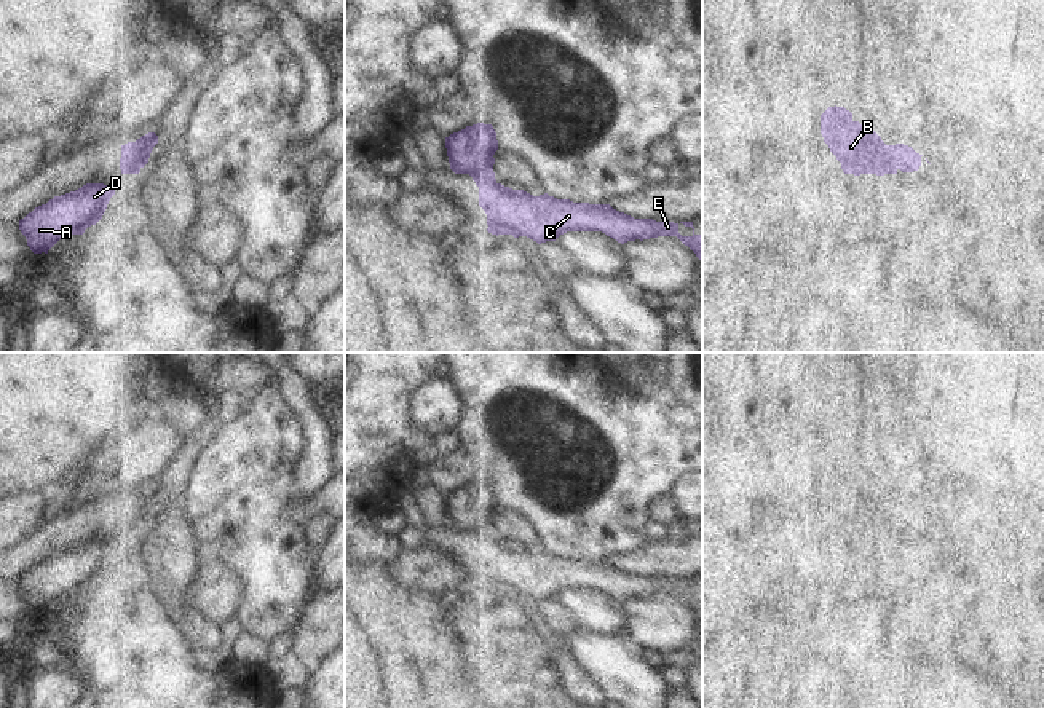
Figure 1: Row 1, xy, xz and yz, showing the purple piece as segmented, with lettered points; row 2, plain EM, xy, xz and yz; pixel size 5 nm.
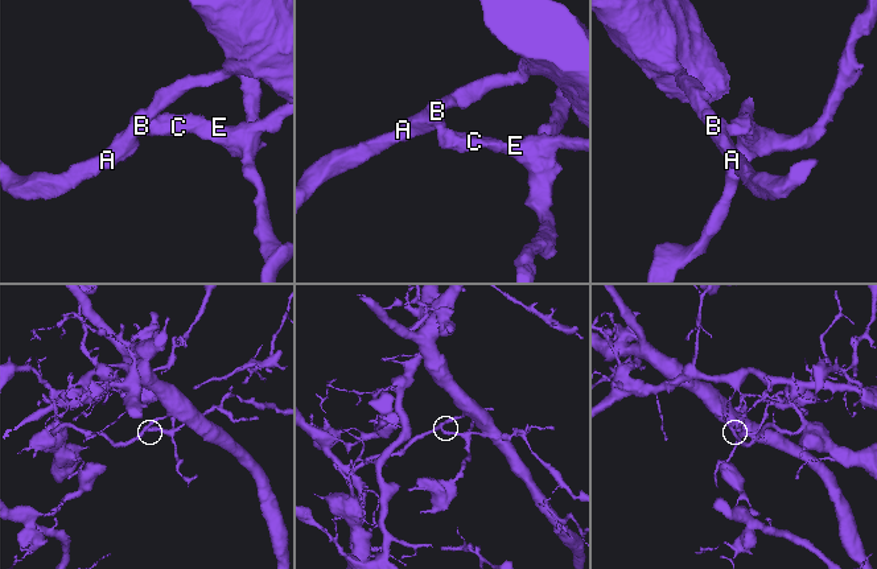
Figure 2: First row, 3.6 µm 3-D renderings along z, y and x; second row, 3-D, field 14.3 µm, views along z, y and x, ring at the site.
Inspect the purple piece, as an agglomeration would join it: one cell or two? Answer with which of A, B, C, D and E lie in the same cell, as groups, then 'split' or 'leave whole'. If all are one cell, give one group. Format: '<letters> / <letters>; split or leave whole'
A B D / C E; split

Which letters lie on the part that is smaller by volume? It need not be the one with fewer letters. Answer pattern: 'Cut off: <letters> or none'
Cut off: C, E

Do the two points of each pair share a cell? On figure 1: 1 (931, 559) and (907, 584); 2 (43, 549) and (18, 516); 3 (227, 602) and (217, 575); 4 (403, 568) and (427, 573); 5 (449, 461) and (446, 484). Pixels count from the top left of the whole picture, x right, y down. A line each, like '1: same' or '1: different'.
1: same
2: different
3: same
4: same
5: same

